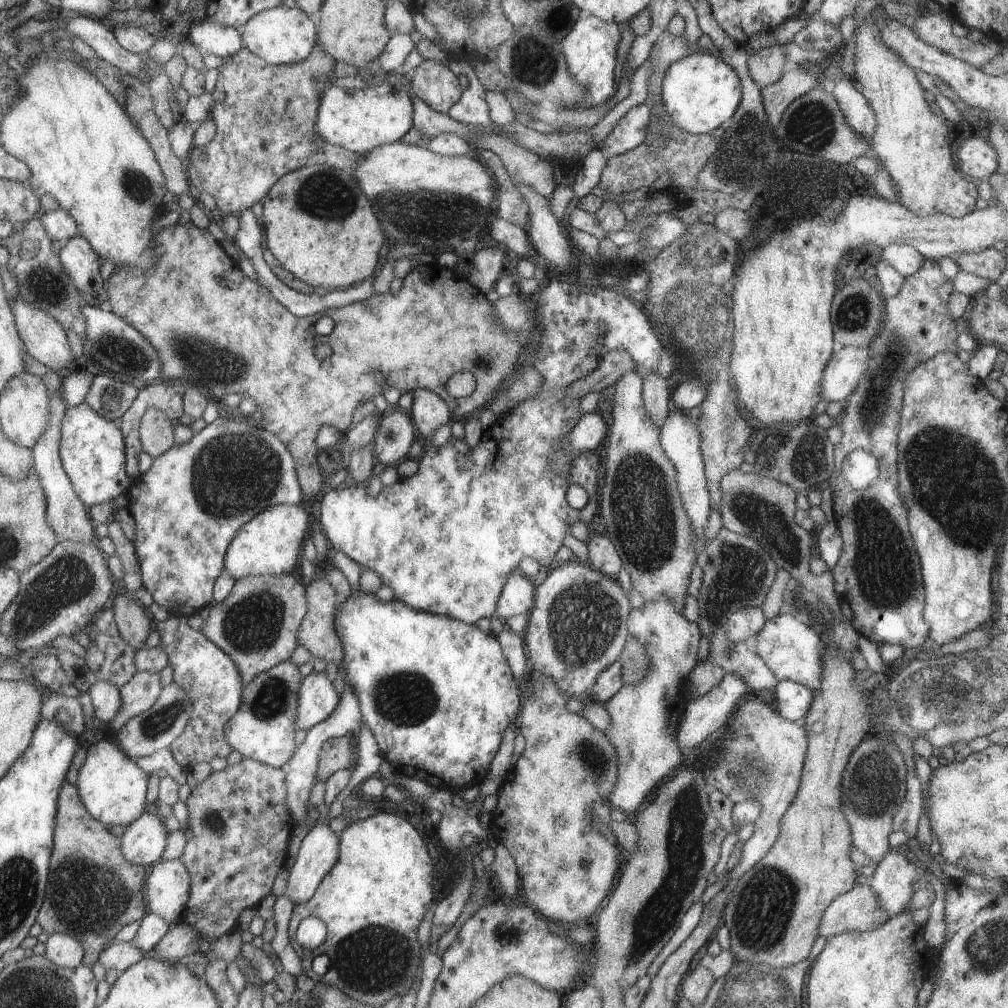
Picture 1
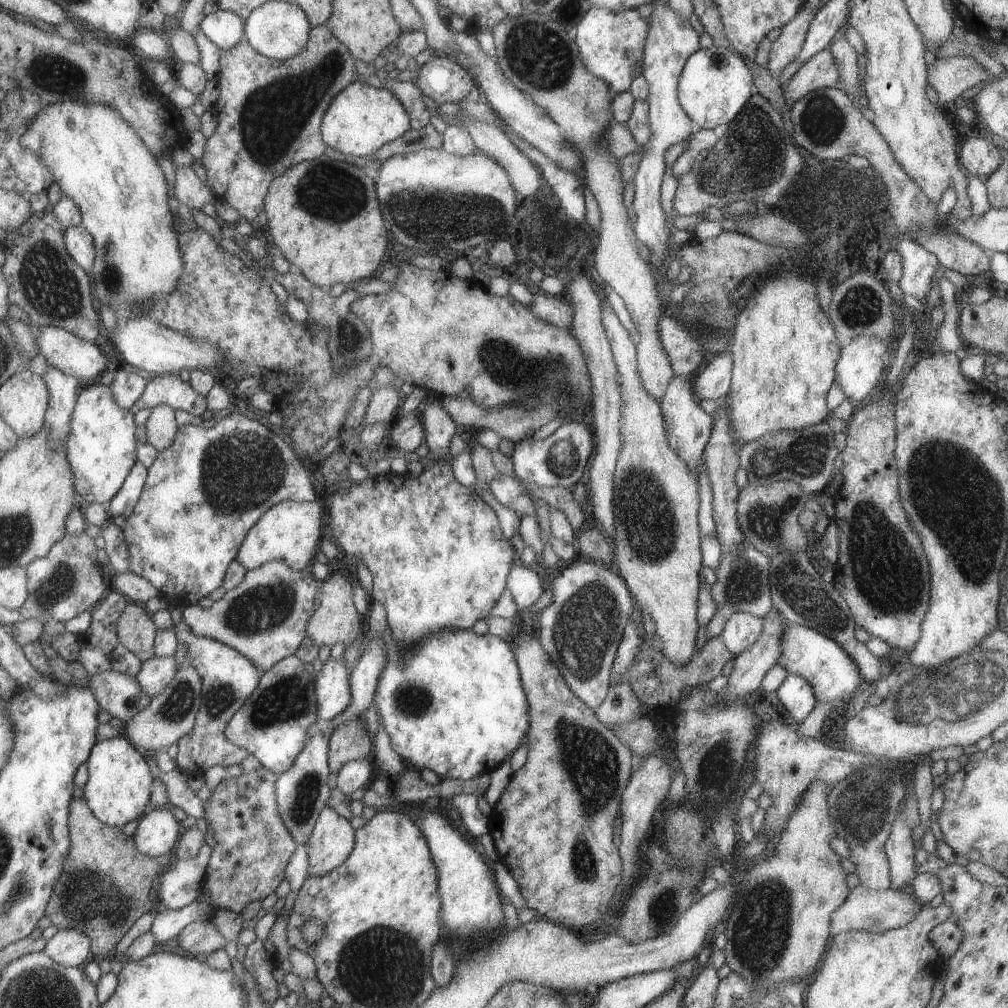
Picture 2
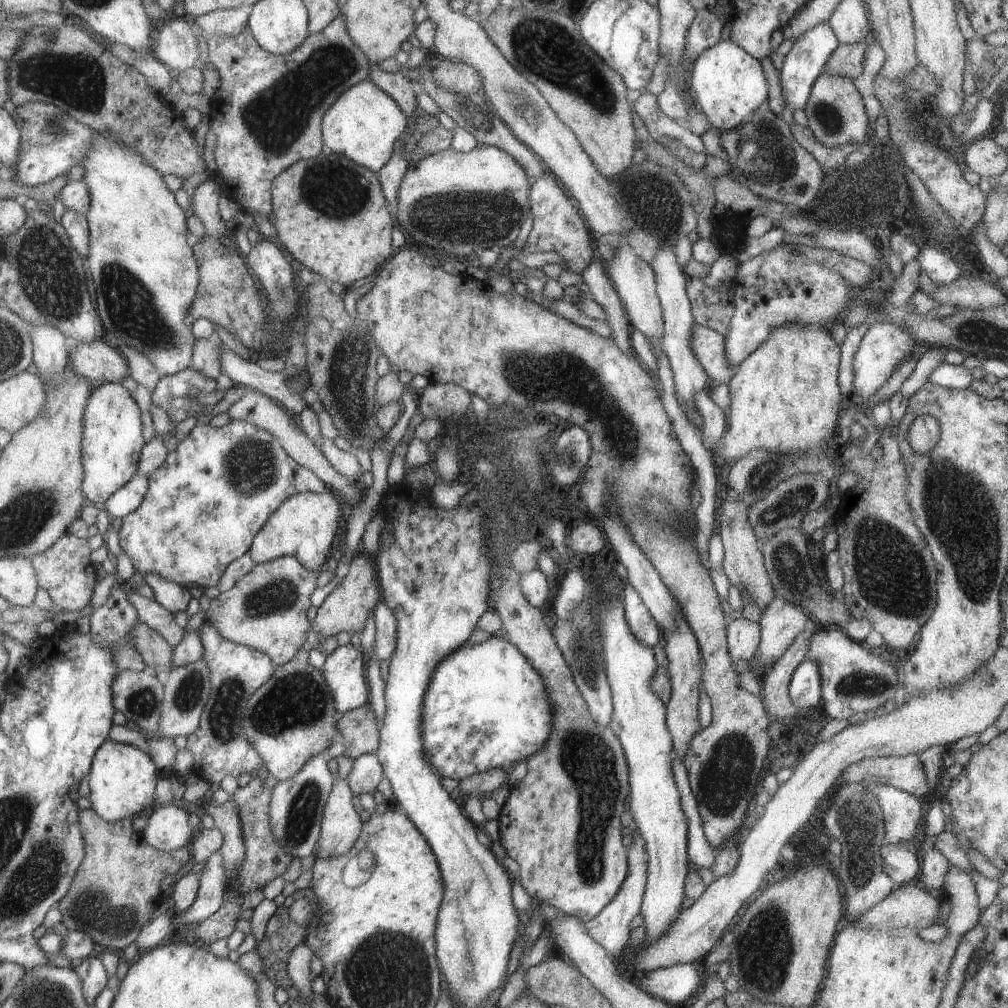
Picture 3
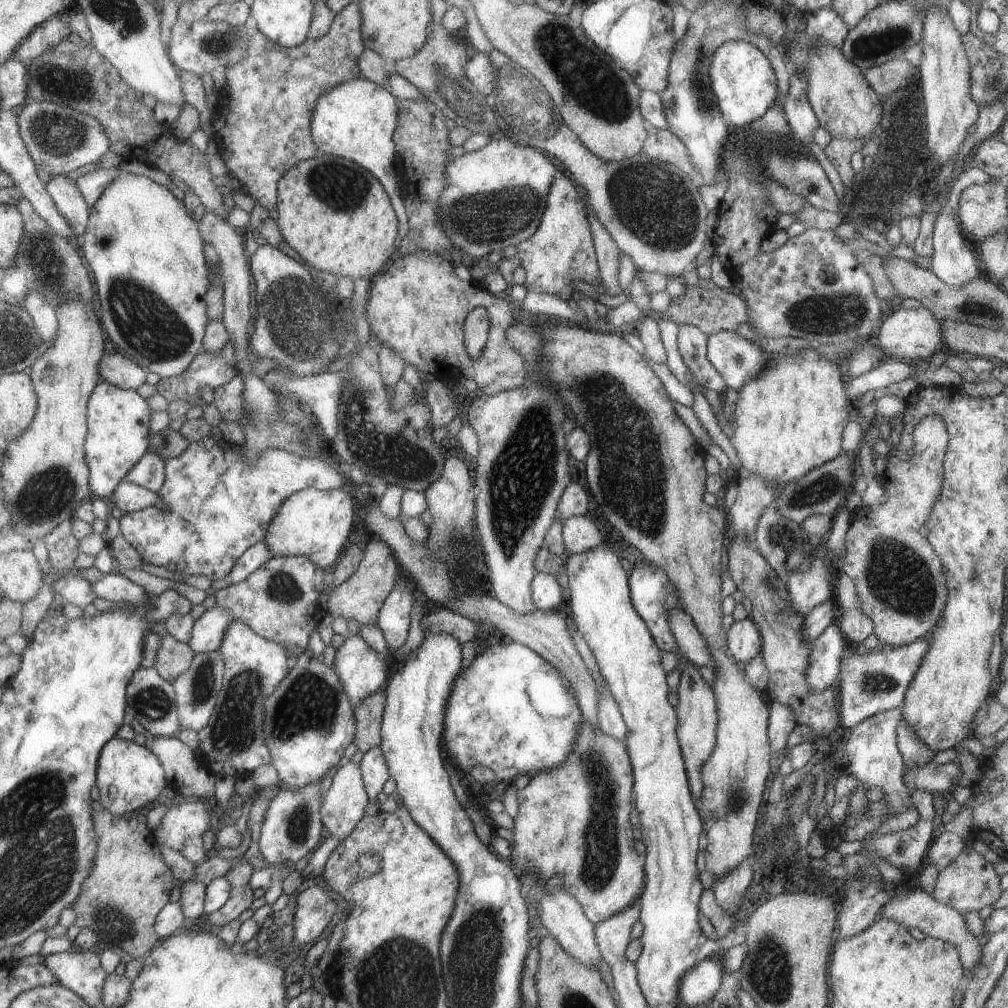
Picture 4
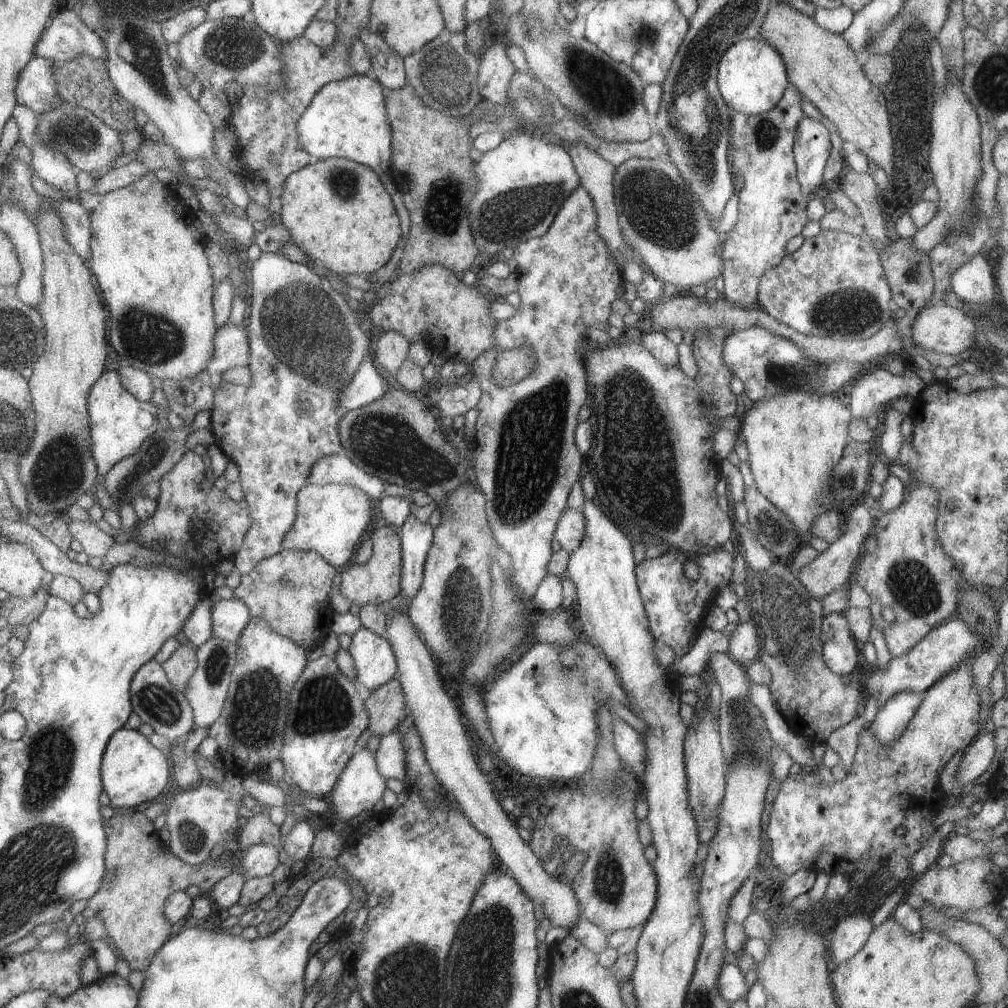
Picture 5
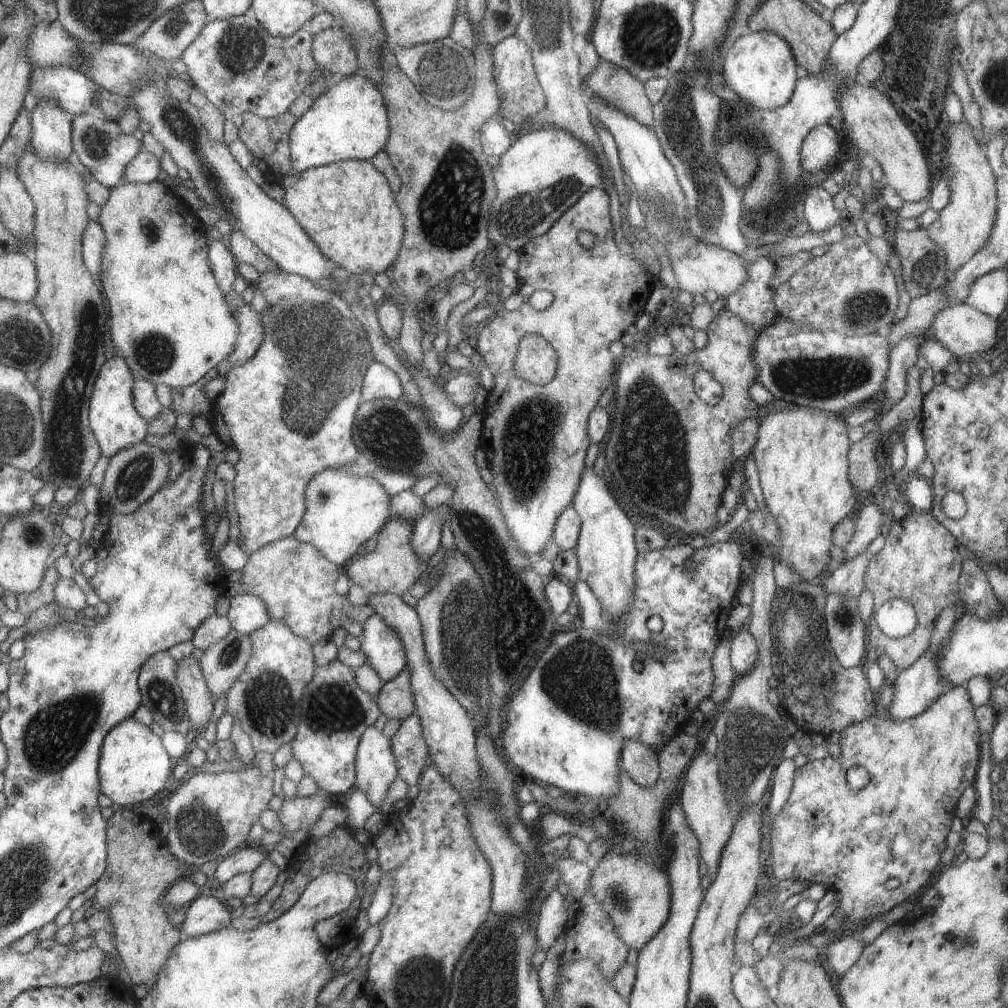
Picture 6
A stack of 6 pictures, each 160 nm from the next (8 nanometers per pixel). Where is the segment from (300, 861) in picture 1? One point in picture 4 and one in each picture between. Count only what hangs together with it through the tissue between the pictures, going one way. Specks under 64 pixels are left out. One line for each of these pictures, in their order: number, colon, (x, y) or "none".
2: (332, 839)
3: (340, 827)
4: (343, 804)

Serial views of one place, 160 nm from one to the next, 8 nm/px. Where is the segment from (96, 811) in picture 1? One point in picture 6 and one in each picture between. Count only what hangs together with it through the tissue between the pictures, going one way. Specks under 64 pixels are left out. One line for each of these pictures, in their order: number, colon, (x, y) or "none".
2: (118, 785)
3: (122, 780)
4: (128, 776)
5: (132, 770)
6: (133, 765)

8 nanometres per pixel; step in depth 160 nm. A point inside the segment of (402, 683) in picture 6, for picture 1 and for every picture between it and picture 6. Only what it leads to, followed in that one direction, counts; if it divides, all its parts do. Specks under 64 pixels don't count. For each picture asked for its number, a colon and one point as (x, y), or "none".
1: (338, 753)
2: (348, 742)
3: (358, 729)
4: (367, 715)
5: (385, 706)

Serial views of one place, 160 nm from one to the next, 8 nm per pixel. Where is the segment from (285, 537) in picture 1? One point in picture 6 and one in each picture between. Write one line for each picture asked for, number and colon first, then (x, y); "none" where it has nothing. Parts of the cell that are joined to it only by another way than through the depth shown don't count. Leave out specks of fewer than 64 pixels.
2: (289, 531)
3: (304, 525)
4: (315, 524)
5: (329, 519)
6: (341, 511)

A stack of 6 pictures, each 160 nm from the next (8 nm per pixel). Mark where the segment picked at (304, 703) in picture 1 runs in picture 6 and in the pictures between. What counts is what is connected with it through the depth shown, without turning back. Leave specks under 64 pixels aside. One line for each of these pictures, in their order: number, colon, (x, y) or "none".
2: (332, 694)
3: (344, 669)
4: (360, 671)
5: (374, 663)
6: (379, 644)

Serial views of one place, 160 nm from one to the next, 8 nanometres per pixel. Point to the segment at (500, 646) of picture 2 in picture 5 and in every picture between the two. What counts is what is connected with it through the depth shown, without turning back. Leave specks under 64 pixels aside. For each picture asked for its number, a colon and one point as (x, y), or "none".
3: (485, 707)
4: (508, 710)
5: (541, 711)

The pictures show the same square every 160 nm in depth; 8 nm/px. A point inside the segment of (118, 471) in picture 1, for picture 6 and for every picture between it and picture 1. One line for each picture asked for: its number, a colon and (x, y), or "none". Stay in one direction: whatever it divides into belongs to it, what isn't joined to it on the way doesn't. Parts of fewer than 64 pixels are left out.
2: (101, 445)
3: (111, 443)
4: (118, 435)
5: (119, 423)
6: (114, 421)

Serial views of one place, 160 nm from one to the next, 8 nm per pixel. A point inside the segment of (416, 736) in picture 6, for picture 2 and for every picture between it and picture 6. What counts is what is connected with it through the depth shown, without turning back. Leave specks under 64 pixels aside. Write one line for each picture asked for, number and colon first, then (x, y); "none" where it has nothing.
2: (356, 774)
3: (366, 772)
4: (374, 772)
5: (389, 757)

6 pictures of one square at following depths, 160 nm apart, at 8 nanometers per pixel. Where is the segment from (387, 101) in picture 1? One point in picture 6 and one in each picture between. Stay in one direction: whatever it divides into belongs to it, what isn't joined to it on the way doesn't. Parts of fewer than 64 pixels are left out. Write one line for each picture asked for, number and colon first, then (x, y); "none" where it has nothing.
2: (361, 119)
3: (363, 124)
4: (355, 120)
5: (347, 118)
6: (348, 121)

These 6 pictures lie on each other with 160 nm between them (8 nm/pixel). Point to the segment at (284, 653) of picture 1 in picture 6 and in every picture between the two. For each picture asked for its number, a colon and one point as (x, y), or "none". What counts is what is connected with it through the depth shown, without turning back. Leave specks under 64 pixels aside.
2: (264, 618)
3: (265, 610)
4: (276, 602)
5: (289, 591)
6: (295, 582)

